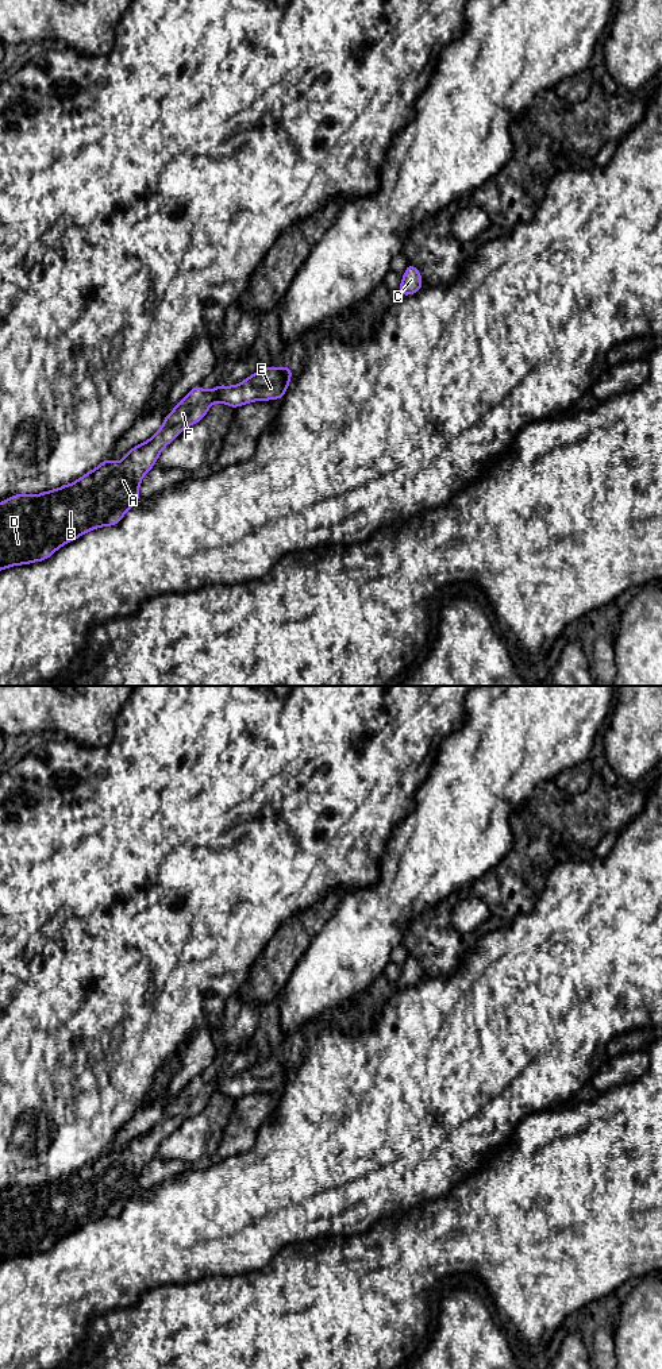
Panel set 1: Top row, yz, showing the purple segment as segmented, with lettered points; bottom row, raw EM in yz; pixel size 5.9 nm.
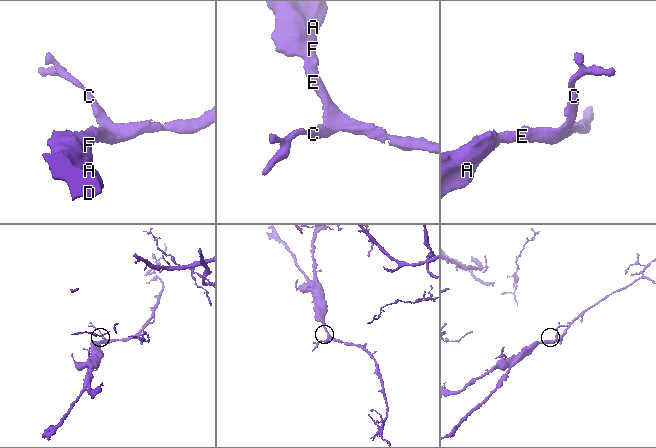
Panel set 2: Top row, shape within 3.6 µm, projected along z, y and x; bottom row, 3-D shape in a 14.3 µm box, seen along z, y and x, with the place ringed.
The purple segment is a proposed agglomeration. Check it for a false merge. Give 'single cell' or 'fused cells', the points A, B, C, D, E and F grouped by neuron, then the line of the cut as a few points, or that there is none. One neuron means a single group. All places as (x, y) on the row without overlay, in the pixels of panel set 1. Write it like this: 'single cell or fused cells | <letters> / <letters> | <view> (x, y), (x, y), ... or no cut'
fused cells | A B D F / C E | yz (226, 1078), (216, 1083), (215, 1092)

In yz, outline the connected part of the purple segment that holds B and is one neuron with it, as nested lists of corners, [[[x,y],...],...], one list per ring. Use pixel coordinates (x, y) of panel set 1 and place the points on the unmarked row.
[[[196,1076],[168,1104],[161,1119],[146,1133],[130,1139],[120,1153],[104,1150],[96,1160],[77,1172],[39,1185],[14,1185],[0,1193],[0,1262],[22,1256],[47,1252],[57,1241],[103,1218],[118,1216],[124,1206],[141,1192],[139,1177],[143,1168],[155,1157],[168,1135],[181,1123],[197,1115],[208,1104],[215,1085],[226,1076],[204,1081]]]

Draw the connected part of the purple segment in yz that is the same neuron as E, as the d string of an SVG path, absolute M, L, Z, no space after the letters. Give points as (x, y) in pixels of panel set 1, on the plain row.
M270 1056L236 1076L219 1080L215 1085L215 1092L235 1100L255 1092L284 1091L290 1071L290 1056L282 1060Z

